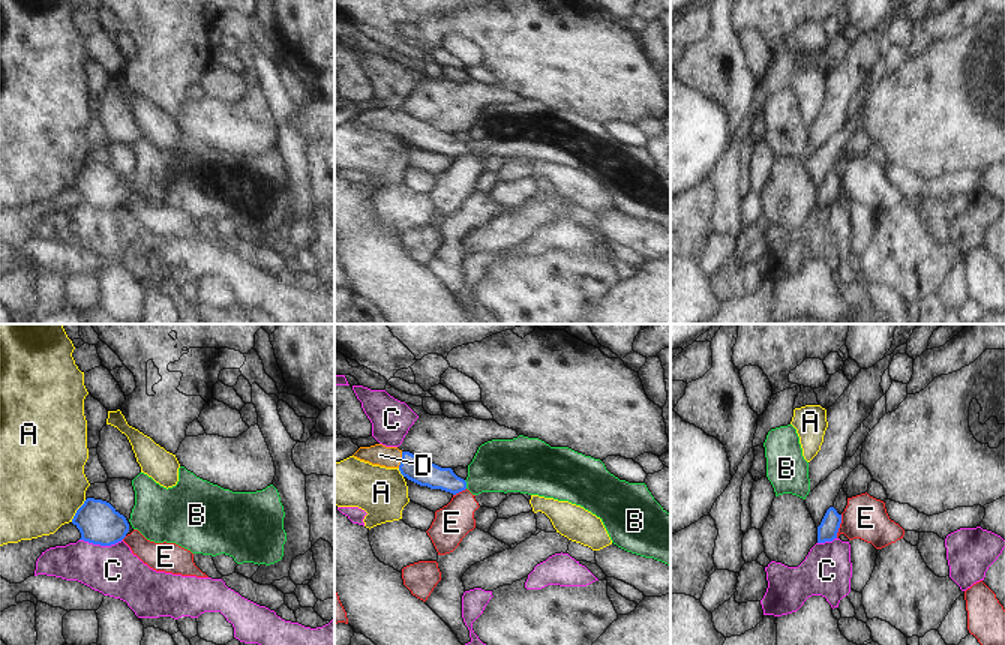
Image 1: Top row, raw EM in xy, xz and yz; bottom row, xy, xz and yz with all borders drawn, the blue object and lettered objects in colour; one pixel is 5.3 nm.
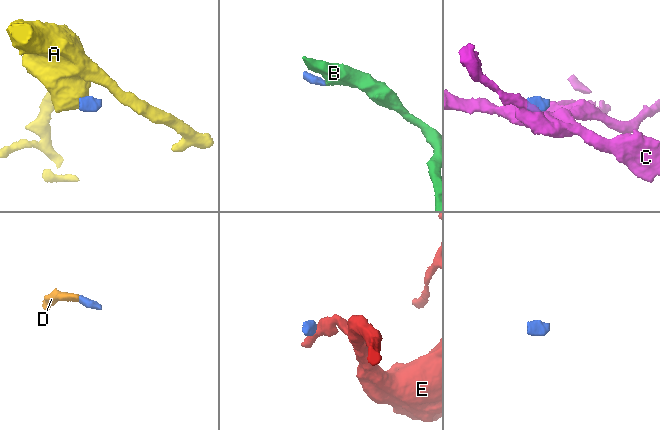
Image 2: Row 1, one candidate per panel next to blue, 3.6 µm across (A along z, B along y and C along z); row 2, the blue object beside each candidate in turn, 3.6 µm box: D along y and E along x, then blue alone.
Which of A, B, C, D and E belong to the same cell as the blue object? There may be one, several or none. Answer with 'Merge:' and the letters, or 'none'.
Merge: B, D

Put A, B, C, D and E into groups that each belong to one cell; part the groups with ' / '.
A / B D / C / E

